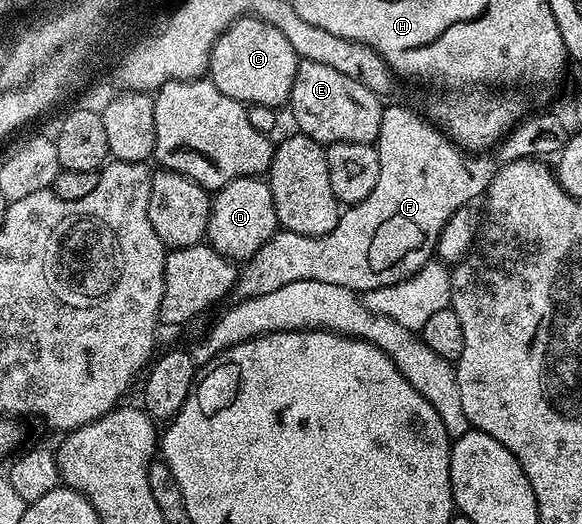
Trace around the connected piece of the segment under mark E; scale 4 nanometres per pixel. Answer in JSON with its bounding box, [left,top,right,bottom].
[288,59,383,145]

